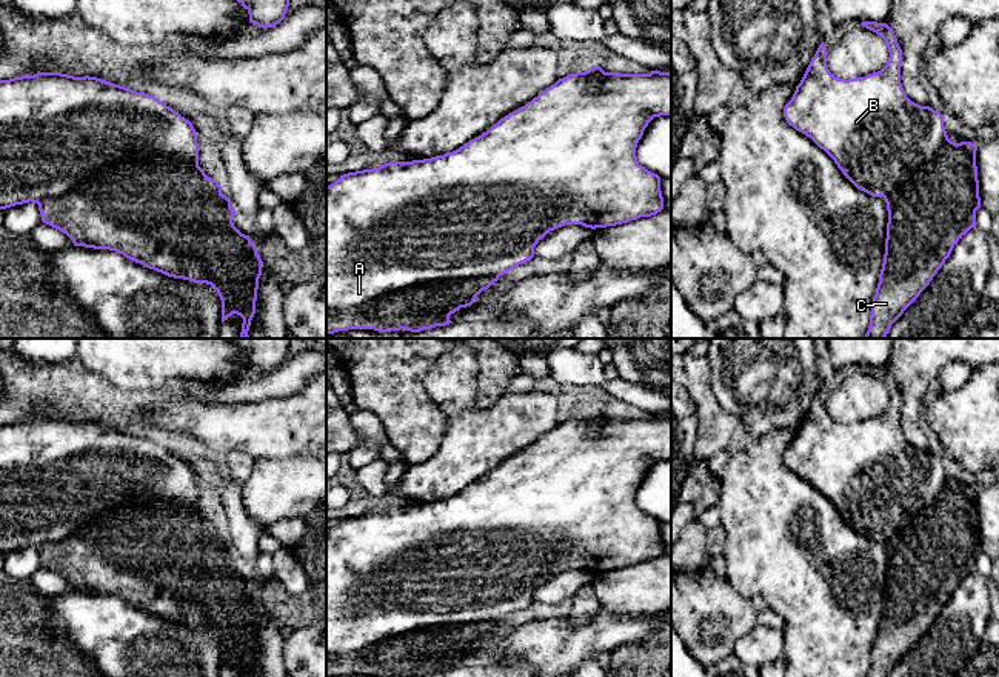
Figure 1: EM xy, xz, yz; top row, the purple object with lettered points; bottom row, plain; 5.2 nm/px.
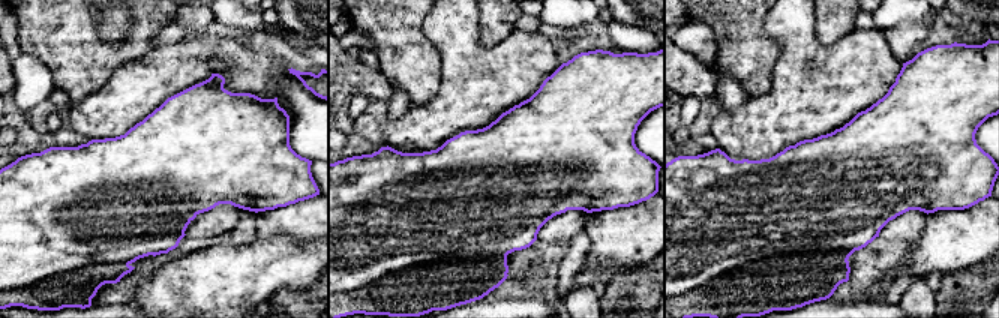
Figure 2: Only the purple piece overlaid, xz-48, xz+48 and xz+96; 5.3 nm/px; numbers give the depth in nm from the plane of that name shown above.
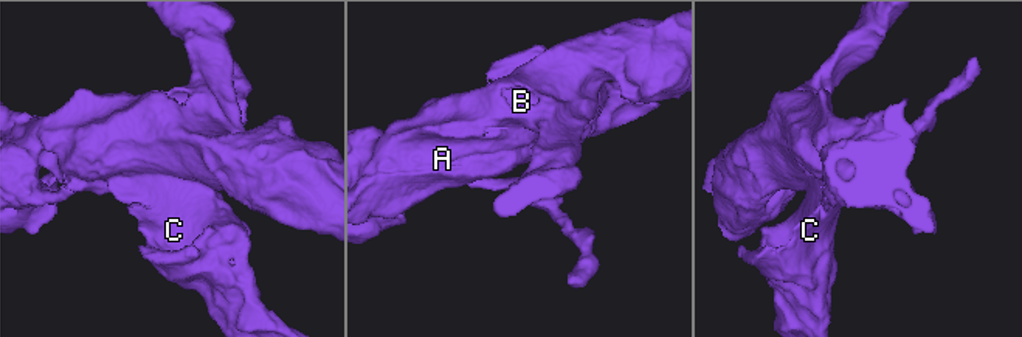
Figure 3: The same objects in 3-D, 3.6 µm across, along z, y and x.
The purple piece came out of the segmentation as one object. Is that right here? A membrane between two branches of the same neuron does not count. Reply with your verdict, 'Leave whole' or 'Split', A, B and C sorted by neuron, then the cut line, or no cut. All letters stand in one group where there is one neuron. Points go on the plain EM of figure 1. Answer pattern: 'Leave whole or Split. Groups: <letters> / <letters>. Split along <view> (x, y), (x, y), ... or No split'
Split. Groups: A B / C. Split along xz (497, 620), (424, 625), (348, 653), (327, 656)

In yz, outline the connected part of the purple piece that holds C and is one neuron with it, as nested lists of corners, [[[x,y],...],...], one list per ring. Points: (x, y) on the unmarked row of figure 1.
[[[907,459],[907,526],[884,542],[888,555],[884,608],[867,677],[888,677],[950,602],[954,589],[976,572],[981,552],[976,488],[954,488],[933,459]]]

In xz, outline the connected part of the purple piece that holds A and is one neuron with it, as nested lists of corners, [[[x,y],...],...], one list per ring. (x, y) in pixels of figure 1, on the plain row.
[[[591,411],[585,417],[559,423],[525,451],[510,457],[486,477],[453,497],[423,505],[389,506],[379,512],[340,520],[339,525],[326,531],[326,655],[349,654],[391,635],[423,626],[500,622],[519,611],[517,588],[513,583],[514,574],[554,575],[565,569],[582,569],[596,574],[656,560],[663,554],[660,522],[637,506],[636,492],[648,468],[660,460],[671,460],[671,417],[656,414],[650,419],[617,419],[605,417],[600,411]]]

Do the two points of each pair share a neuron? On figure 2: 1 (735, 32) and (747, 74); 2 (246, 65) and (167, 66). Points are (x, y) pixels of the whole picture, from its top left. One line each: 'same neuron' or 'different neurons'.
1: same neuron
2: different neurons

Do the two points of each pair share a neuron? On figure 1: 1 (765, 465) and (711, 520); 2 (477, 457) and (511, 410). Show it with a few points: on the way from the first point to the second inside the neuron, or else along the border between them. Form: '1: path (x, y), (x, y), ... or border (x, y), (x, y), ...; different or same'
1: border (718, 505), (721, 523); different
2: path (484, 445), (507, 422); same

